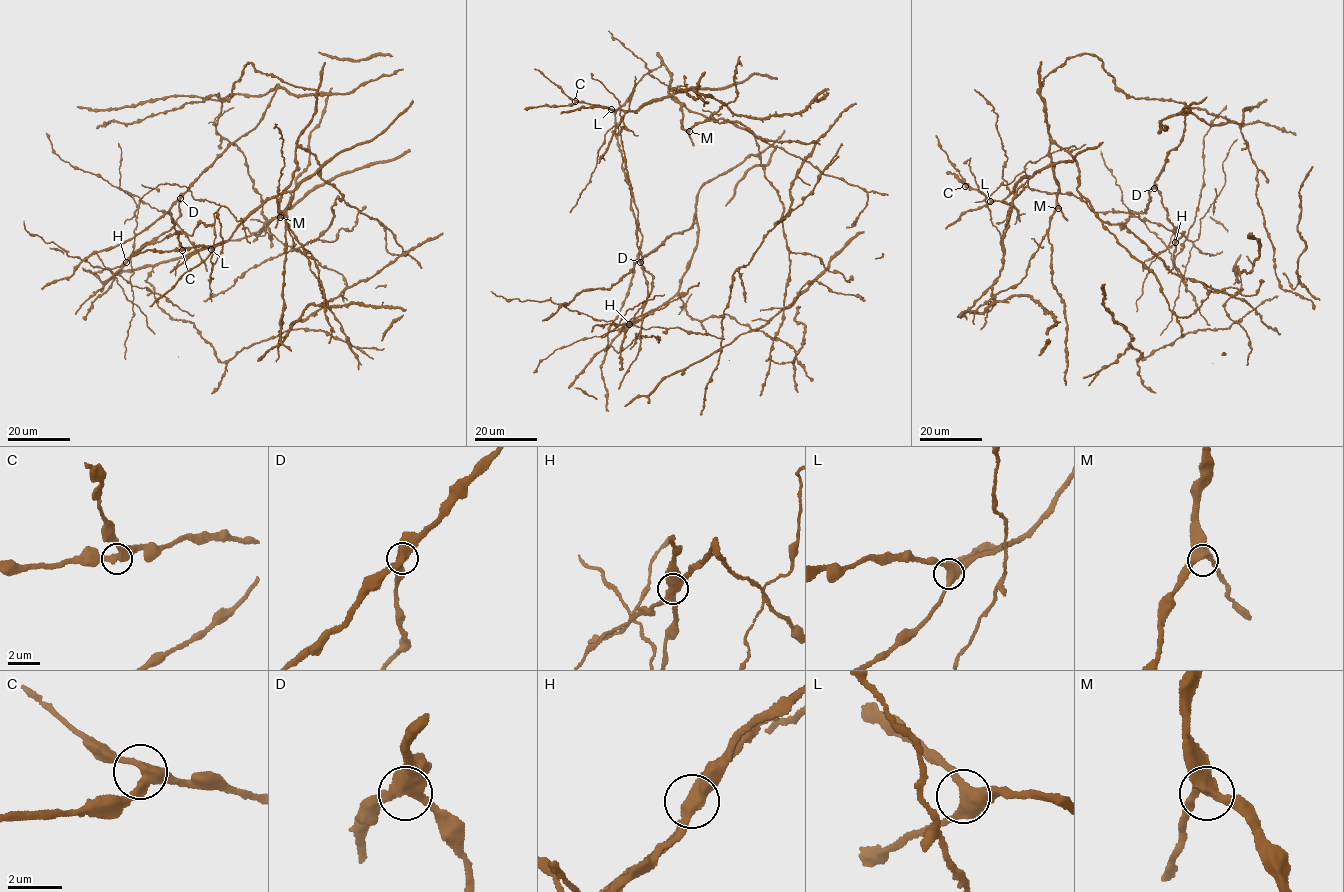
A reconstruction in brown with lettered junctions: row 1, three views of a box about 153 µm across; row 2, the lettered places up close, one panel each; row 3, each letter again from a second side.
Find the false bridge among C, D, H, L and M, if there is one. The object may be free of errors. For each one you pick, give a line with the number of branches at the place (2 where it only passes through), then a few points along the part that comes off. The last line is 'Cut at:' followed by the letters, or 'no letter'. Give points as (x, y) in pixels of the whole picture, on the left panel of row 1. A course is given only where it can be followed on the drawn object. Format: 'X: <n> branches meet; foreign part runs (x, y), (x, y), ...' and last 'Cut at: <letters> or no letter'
H: 3 branches meet; foreign part runs (126, 261), (144, 245), (178, 231), (190, 236), (198, 223), (214, 223), (210, 282), (222, 247), (217, 217)
Cut at: H

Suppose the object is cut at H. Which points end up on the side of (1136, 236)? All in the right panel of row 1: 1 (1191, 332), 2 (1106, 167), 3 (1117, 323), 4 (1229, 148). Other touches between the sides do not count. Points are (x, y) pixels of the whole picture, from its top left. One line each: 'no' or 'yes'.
1: yes
2: no
3: yes
4: no

